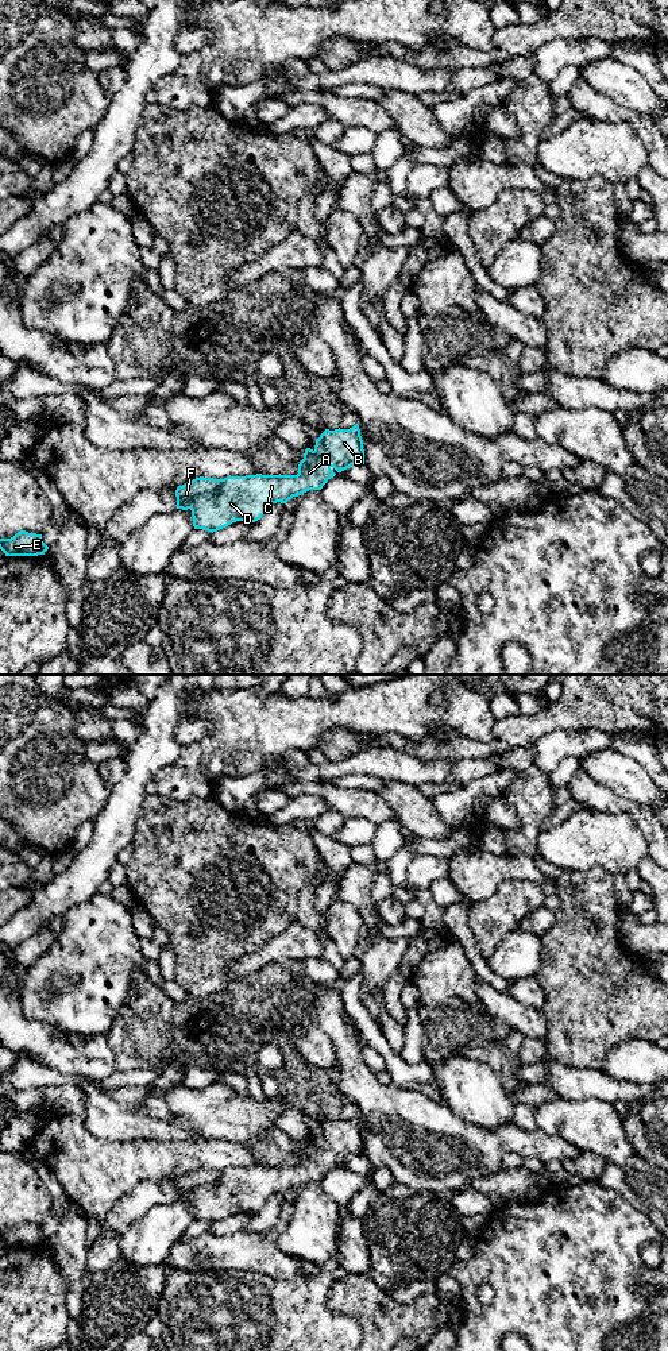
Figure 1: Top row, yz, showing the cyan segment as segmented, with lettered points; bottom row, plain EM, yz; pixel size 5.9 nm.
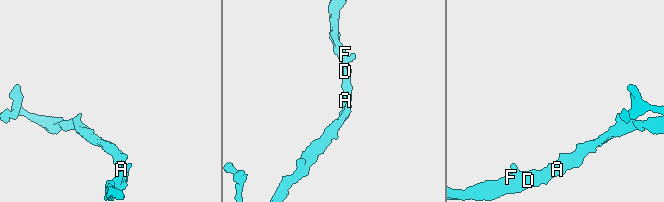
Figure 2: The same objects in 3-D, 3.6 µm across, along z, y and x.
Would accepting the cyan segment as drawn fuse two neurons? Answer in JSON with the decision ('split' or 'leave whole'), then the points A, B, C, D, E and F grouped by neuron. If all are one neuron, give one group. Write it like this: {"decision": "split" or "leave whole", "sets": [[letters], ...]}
{"decision": "leave whole", "sets": [["A", "B", "C", "D", "E", "F"]]}

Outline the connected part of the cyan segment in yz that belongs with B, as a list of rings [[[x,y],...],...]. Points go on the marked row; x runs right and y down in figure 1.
[[[359,425],[325,429],[313,449],[306,448],[297,475],[196,478],[175,490],[177,509],[192,510],[194,529],[217,532],[232,522],[255,522],[273,503],[286,503],[309,490],[321,490],[336,474],[364,464]]]

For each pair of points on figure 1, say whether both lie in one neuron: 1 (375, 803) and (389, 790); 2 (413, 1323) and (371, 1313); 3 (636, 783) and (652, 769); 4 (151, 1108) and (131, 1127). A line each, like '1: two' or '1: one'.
1: two
2: one
3: two
4: two

